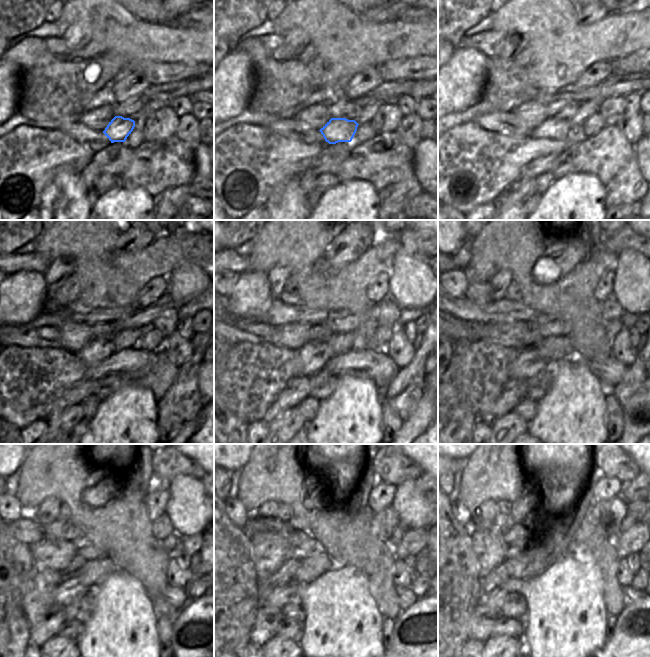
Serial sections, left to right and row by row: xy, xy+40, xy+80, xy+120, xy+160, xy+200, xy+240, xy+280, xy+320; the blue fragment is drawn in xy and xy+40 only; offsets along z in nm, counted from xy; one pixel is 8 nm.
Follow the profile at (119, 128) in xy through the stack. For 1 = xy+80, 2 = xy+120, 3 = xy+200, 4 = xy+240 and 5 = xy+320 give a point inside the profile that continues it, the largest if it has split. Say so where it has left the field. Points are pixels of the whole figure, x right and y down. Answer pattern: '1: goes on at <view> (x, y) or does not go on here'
1: goes on at xy+80 (553, 128)
2: goes on at xy+120 (96, 351)
3: goes on at xy+200 (528, 364)
4: goes on at xy+240 (75, 597)
5: goes on at xy+320 (512, 604)

